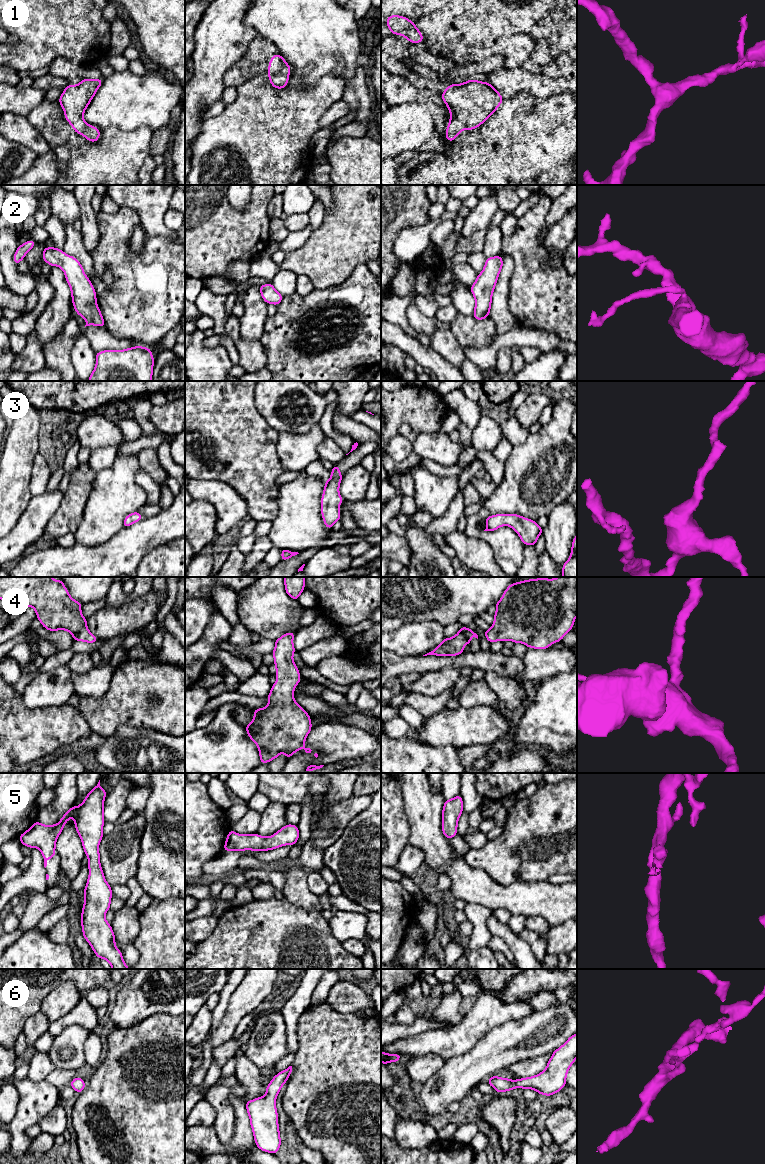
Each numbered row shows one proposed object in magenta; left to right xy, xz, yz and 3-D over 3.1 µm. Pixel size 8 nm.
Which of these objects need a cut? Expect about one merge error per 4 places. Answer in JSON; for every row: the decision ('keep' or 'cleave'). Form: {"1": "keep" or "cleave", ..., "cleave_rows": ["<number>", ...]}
{"1": "keep", "2": "keep", "3": "keep", "4": "keep", "5": "keep", "6": "keep", "cleave_rows": []}

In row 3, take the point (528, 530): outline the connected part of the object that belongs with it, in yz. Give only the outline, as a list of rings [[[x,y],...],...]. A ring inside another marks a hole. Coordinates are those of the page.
[[[519,514],[486,516],[486,529],[484,531],[495,531],[504,525],[514,529],[524,545],[535,546],[539,535],[543,533],[543,528],[536,521]]]

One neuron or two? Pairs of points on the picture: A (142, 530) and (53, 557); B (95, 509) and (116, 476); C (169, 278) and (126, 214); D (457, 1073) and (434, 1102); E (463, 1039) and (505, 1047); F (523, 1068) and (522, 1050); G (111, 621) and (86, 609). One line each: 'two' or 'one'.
A: one
B: one
C: one
D: one
E: two
F: two
G: two

